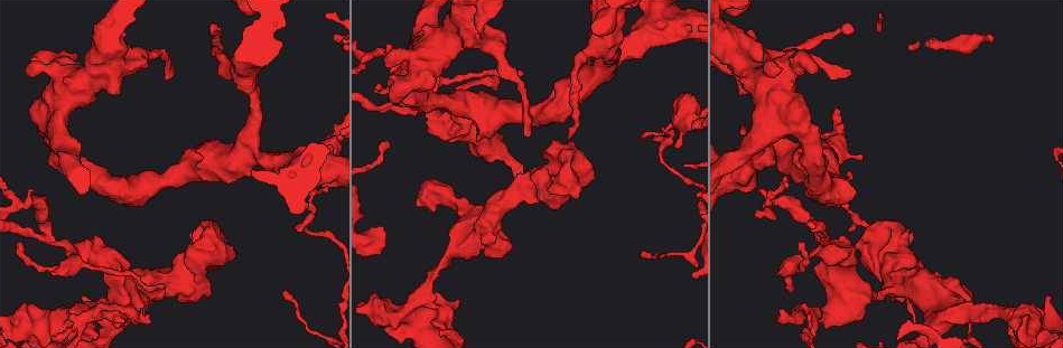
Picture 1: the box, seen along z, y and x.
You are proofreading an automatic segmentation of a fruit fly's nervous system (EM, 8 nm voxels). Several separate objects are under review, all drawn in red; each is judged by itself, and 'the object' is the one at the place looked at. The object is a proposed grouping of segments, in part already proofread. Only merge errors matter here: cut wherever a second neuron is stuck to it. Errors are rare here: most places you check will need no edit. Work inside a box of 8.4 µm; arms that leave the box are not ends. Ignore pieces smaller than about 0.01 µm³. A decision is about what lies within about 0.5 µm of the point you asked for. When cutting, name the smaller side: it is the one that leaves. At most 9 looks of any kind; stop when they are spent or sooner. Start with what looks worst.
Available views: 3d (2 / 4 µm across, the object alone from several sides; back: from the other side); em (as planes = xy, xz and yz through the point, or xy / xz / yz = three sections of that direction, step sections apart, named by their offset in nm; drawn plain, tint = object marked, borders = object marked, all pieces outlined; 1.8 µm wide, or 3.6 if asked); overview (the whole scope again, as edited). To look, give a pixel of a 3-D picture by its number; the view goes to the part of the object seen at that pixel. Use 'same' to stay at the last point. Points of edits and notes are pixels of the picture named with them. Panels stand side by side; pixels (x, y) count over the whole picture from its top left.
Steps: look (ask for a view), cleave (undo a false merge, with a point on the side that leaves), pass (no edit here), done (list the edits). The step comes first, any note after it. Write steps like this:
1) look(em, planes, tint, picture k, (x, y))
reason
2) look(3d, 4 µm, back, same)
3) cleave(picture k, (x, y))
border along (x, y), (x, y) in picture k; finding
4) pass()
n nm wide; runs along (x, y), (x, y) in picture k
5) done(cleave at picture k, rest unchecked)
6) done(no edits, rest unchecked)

look(3d, 4 µm, picture 1, (58, 81))
sharp bend

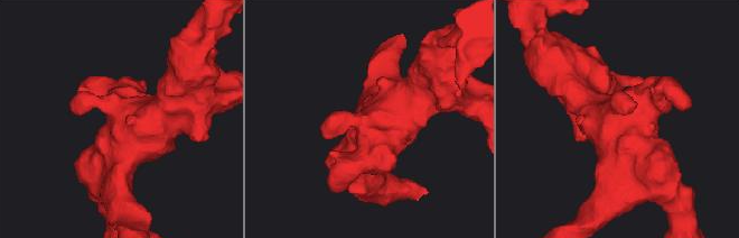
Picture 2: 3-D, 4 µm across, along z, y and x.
look(em, 3.6 µm, planes, tint, picture 2, (117, 122))

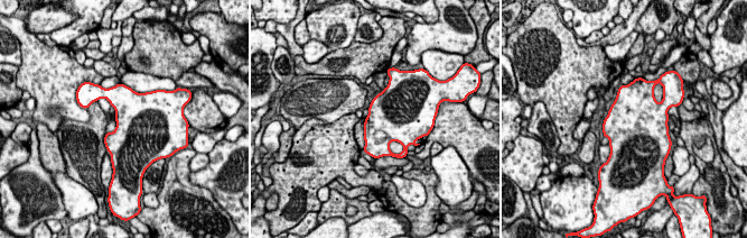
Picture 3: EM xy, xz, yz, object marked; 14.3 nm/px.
pass()
one neuron here

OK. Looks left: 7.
look(3d, 4 µm, picture 1, (95, 313))
calibre changes

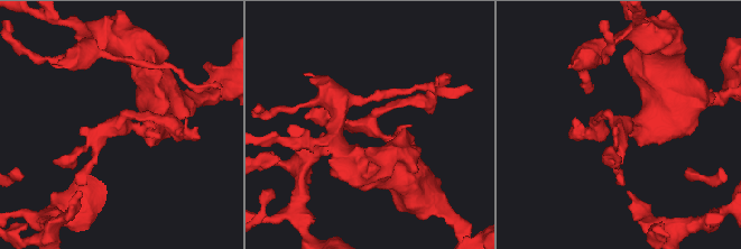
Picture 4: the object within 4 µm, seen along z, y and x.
look(em, yz, step 4, tint, picture 4, (619, 124))
4 arms; now the EM

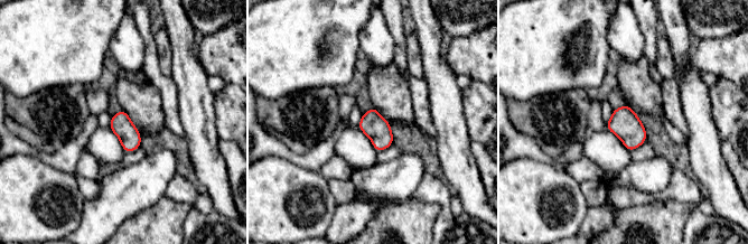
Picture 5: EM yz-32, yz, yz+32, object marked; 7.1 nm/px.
look(em, planes, borders, same)
another direction

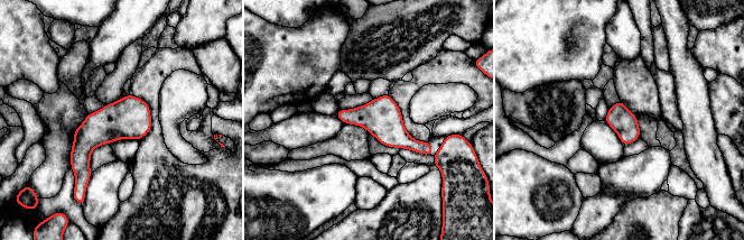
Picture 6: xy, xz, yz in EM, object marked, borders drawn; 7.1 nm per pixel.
pass()
all the same neuron

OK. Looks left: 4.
look(em, planes, tint, picture 1, (766, 203))
abrupt turn

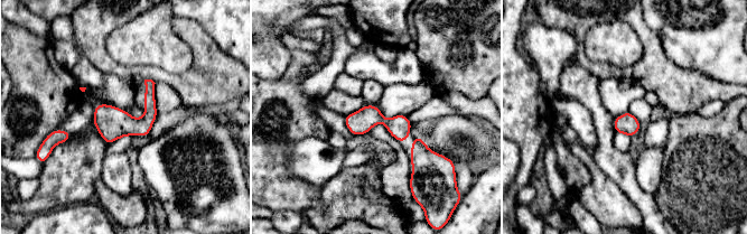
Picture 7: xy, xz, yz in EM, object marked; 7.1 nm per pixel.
pass()
one neuron here

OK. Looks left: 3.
look(3d, 2 µm, picture 1, (516, 186))
thin neck

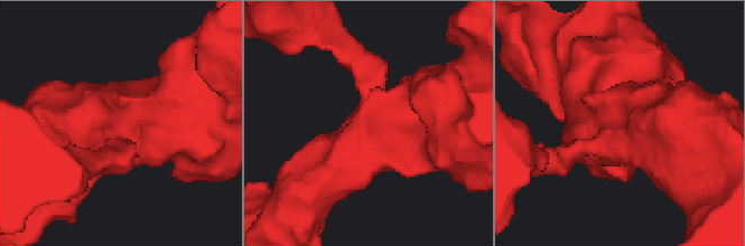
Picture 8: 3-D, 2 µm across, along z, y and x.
look(em, planes, tint, picture 8, (620, 145))

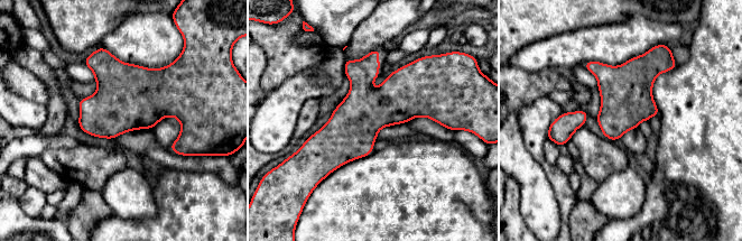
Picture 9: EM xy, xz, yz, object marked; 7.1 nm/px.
pass()
360 nm wide; runs along (441, 111), (370, 109), (311, 140) in picture 9; all the same neuron

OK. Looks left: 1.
done(no edits, rest unchecked)

